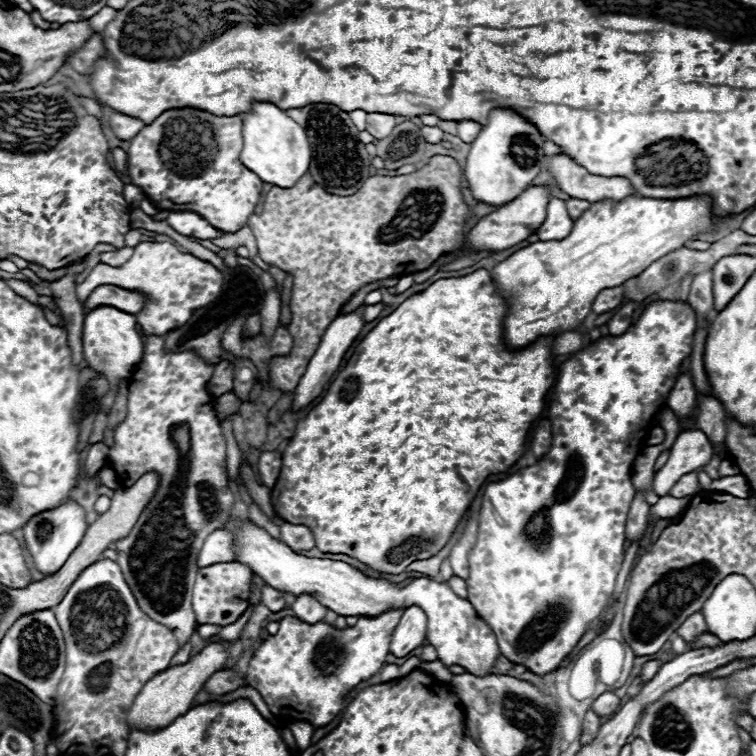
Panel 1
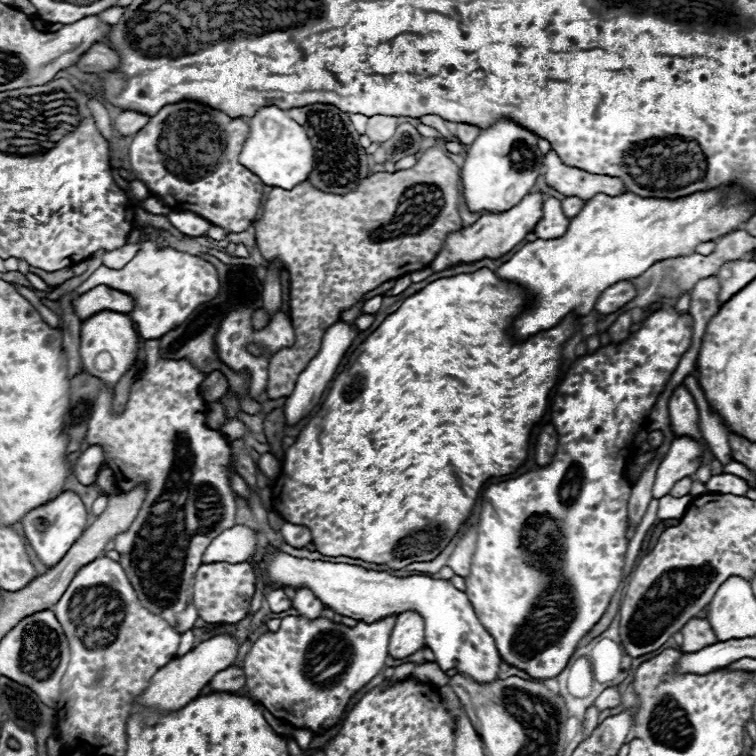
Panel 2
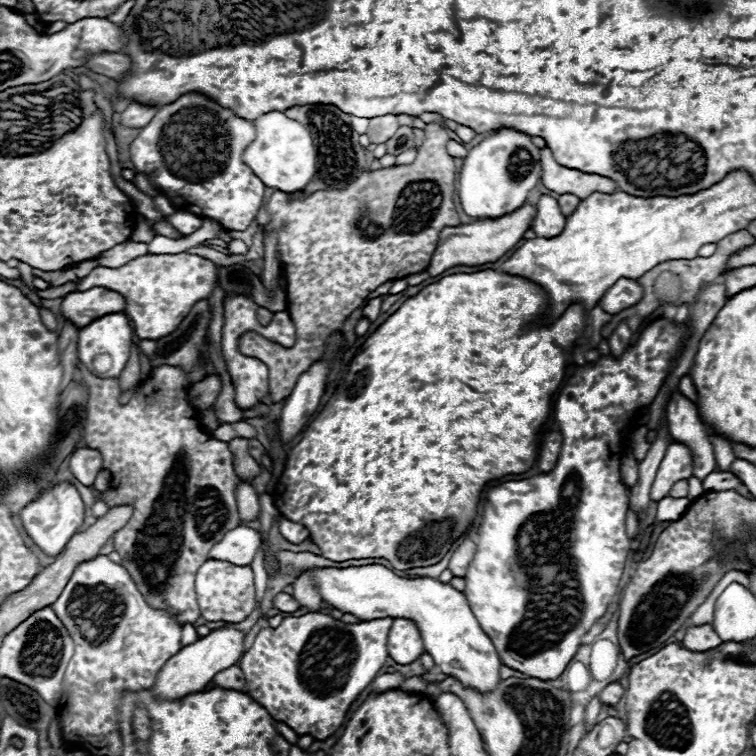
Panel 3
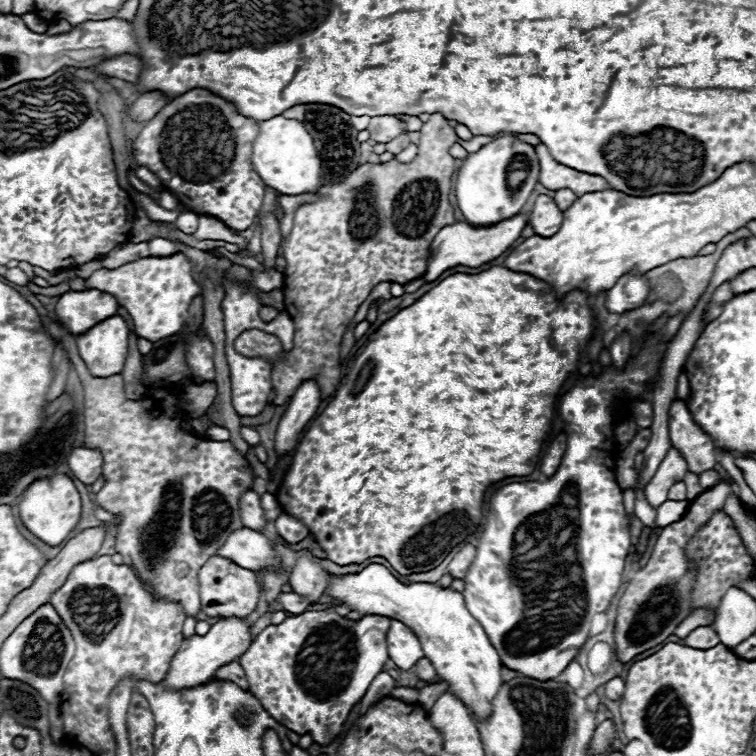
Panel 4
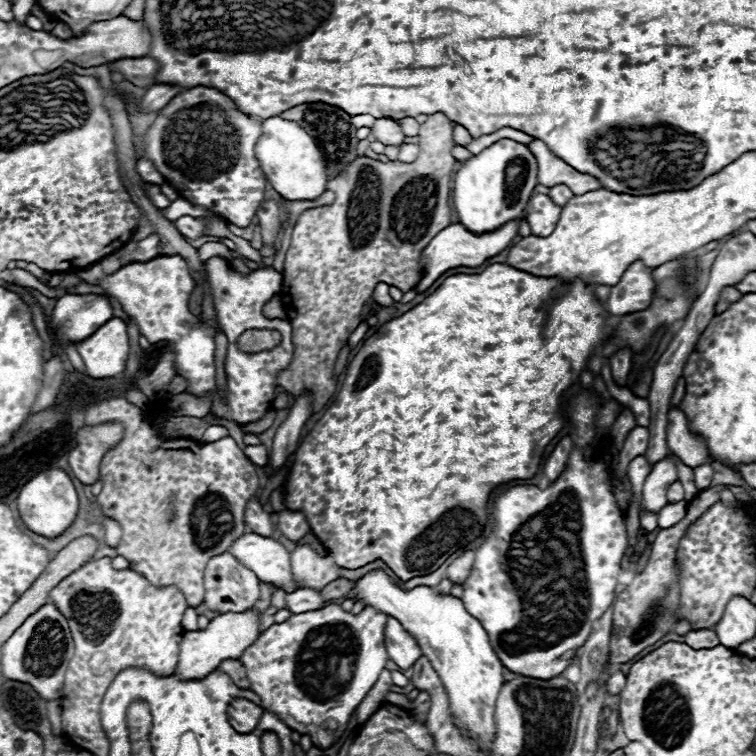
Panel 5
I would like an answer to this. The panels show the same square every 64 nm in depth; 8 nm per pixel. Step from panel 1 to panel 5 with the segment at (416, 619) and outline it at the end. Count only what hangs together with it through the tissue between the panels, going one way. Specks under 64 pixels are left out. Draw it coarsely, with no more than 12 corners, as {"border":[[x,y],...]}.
{"border":[[392,616],[384,628],[390,660],[404,670],[422,656],[418,642]]}

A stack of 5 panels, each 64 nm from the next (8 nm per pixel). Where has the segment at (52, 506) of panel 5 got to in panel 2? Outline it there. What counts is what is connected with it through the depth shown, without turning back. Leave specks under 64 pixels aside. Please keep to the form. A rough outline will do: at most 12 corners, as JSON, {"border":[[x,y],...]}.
{"border":[[64,490],[22,518],[24,534],[54,566],[86,528],[78,494]]}

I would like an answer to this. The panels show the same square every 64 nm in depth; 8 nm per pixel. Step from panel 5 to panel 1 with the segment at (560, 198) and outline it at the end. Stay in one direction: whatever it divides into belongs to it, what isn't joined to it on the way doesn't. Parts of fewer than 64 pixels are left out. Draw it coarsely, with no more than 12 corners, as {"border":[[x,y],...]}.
{"border":[[566,200],[566,210],[572,220],[576,220],[590,202]]}

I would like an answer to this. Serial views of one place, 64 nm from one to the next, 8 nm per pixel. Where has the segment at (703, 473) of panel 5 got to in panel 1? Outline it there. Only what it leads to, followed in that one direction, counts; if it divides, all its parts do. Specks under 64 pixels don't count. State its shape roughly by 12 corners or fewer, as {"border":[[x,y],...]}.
{"border":[[742,474],[716,478],[712,490],[748,498],[752,492]]}

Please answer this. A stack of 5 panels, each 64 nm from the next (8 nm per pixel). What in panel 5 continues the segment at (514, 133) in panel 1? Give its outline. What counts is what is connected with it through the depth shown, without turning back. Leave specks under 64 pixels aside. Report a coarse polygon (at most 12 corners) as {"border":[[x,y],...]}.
{"border":[[498,140],[466,160],[452,204],[472,234],[520,220],[538,164]]}

